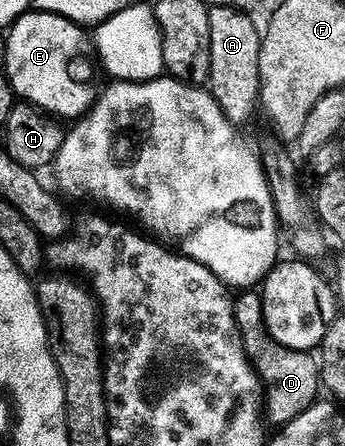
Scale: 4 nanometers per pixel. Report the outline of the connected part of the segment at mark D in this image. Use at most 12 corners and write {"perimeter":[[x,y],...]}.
{"perimeter":[[255,289],[232,311],[267,421],[283,424],[321,393],[320,363],[264,327]]}

